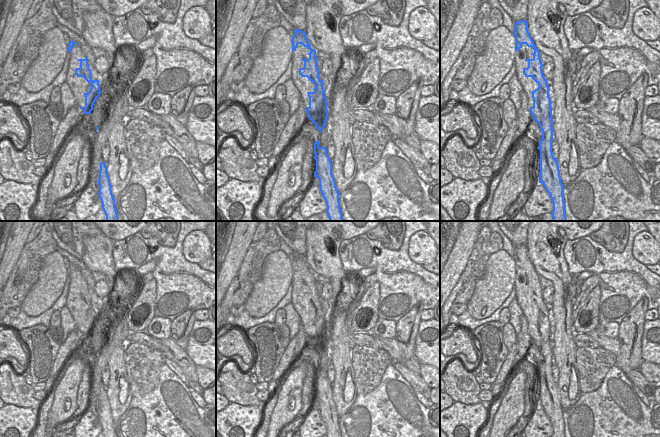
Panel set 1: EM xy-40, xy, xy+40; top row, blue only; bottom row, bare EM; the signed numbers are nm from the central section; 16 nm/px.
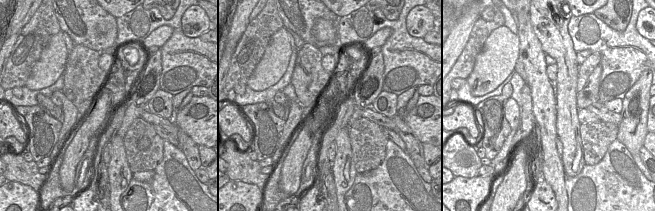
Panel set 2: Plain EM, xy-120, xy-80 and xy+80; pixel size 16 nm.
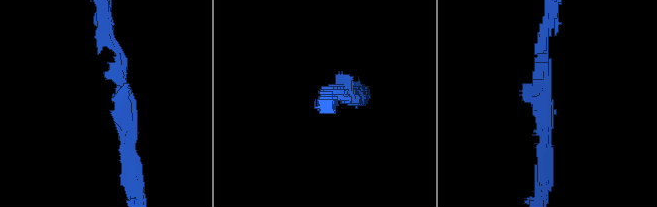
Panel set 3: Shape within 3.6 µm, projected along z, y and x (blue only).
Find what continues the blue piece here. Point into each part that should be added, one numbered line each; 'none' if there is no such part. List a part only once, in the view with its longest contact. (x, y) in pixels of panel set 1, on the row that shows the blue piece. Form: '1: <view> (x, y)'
none

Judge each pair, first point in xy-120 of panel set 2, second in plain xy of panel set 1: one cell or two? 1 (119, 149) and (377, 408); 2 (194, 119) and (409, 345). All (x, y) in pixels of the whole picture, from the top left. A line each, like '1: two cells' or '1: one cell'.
1: two cells
2: two cells

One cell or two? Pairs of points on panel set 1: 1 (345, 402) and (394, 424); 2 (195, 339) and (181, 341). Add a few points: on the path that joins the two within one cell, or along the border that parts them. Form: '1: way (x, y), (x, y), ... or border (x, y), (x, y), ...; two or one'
1: border (357, 394), (350, 408), (339, 417); two
2: border (196, 320), (189, 334), (185, 350); two

